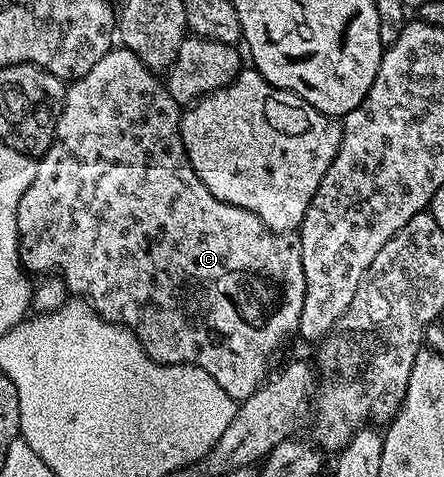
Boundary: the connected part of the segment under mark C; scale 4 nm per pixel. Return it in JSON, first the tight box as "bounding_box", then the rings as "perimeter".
{"bounding_box":[16,45,306,401],"perimeter":[[[123,45],[113,46],[90,69],[90,73],[86,73],[80,79],[71,80],[67,84],[64,92],[64,104],[56,122],[54,141],[50,145],[50,149],[46,149],[46,153],[39,156],[36,164],[36,172],[34,173],[34,181],[30,181],[30,189],[26,189],[26,193],[22,193],[22,201],[18,201],[16,231],[20,235],[20,266],[28,273],[33,273],[32,271],[38,271],[37,273],[55,272],[55,274],[64,279],[65,285],[73,296],[79,297],[83,302],[90,304],[102,318],[108,319],[112,323],[118,323],[121,327],[127,327],[129,331],[132,331],[138,337],[138,341],[143,345],[144,351],[152,358],[153,362],[159,364],[192,363],[196,367],[206,369],[206,373],[210,373],[210,377],[214,377],[214,381],[218,381],[218,385],[222,385],[222,389],[226,389],[226,393],[231,399],[243,401],[259,390],[261,384],[265,382],[266,376],[269,374],[269,372],[267,373],[268,362],[271,361],[272,354],[283,345],[284,338],[287,335],[295,336],[297,334],[300,326],[300,318],[302,317],[302,305],[306,297],[306,273],[302,273],[302,245],[300,244],[299,234],[290,231],[271,231],[254,213],[250,213],[238,205],[230,205],[226,201],[218,201],[218,197],[214,197],[214,193],[210,193],[210,189],[206,189],[206,185],[202,185],[202,181],[198,177],[198,173],[194,173],[194,169],[186,157],[186,149],[182,145],[182,137],[180,136],[181,114],[181,104],[176,103],[174,97],[170,97],[170,93],[168,92],[167,86],[162,82],[161,76],[157,72],[150,70],[134,52],[126,49]]]}

